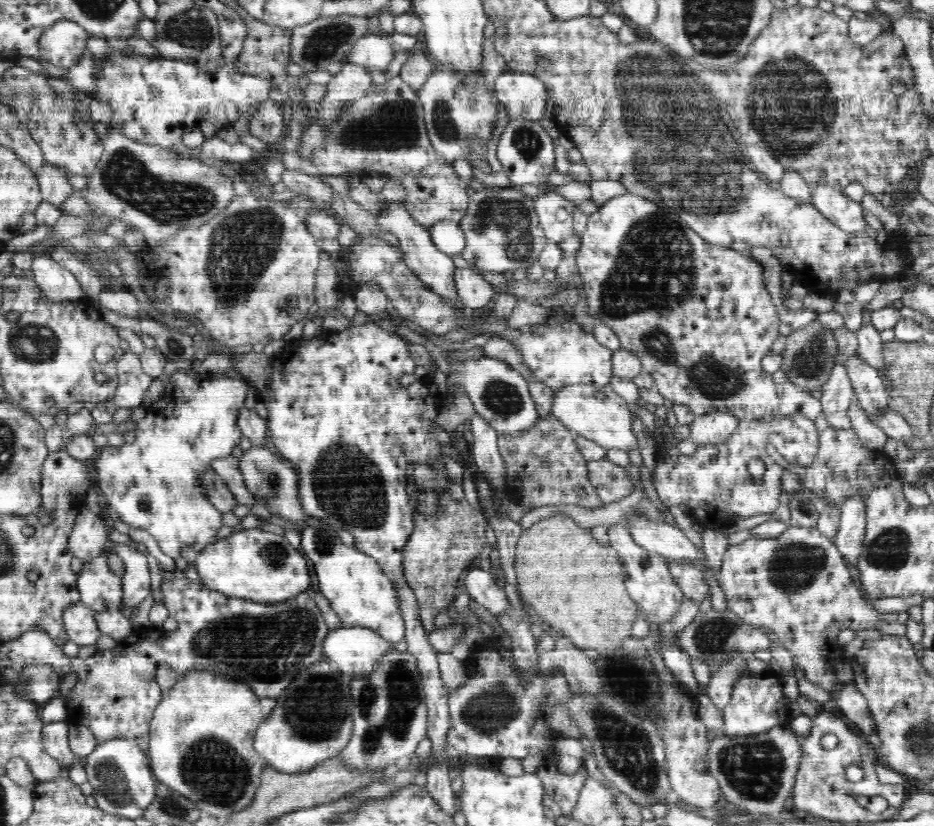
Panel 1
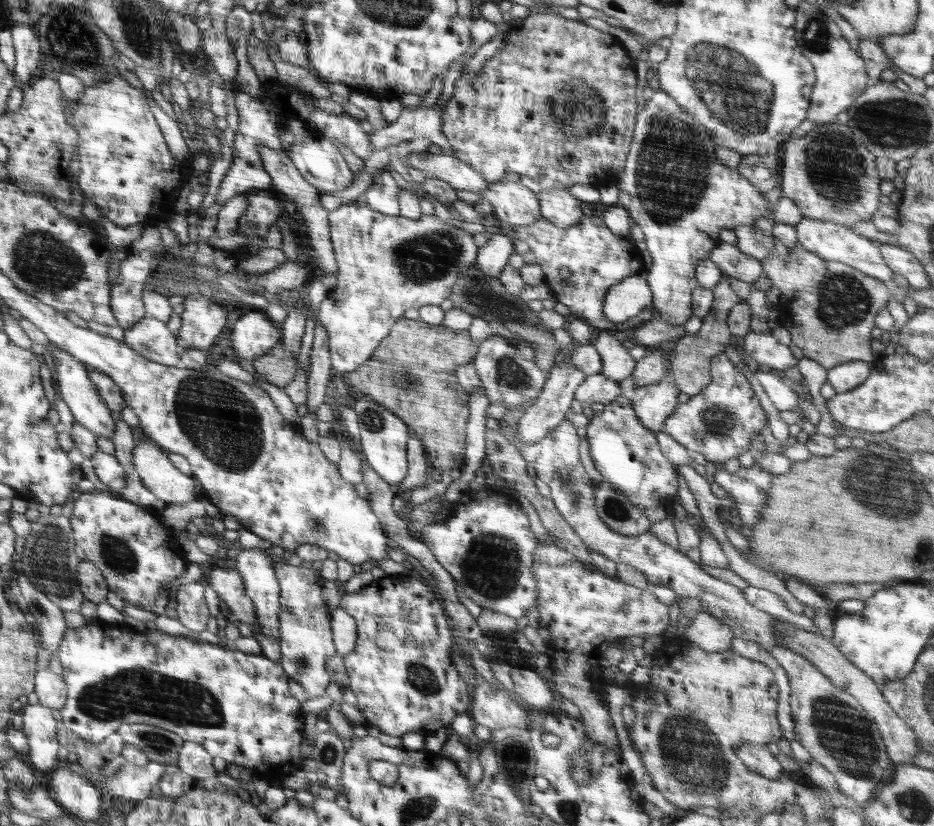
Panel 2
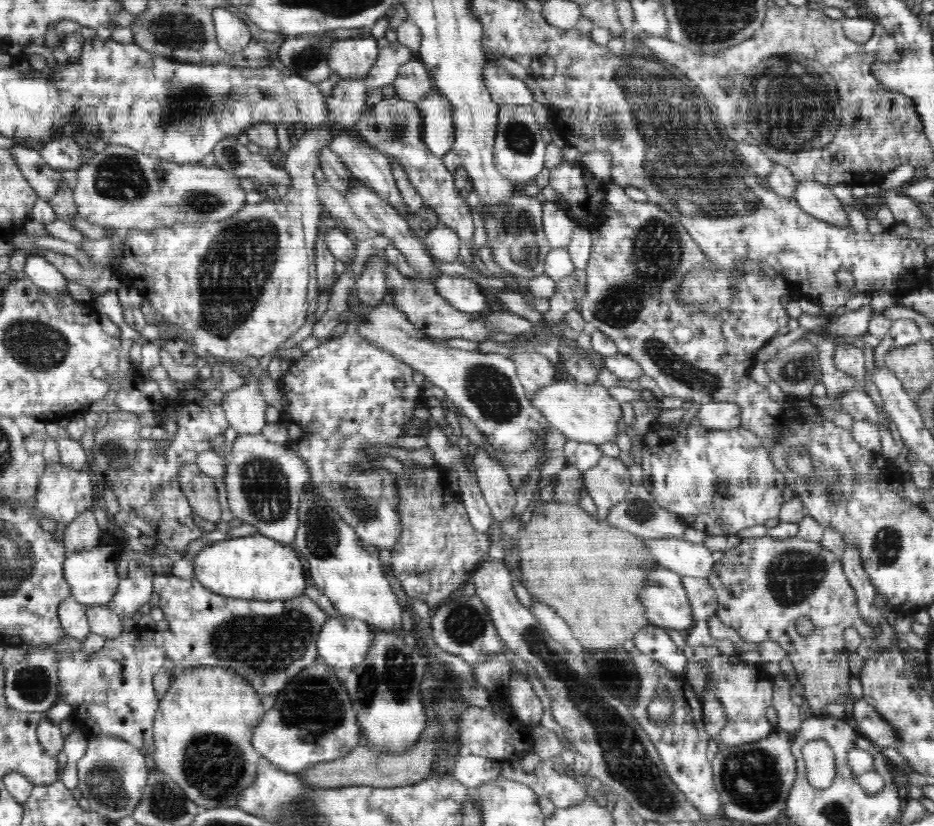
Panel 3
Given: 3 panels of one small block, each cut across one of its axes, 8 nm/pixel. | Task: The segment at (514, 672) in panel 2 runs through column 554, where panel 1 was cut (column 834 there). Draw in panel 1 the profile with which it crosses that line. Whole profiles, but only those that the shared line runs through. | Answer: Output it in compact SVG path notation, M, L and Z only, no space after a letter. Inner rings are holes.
M843 684L838 692L833 692L836 707L844 713L863 733L863 737L876 735L877 729L871 716L866 698L856 689L854 684Z

